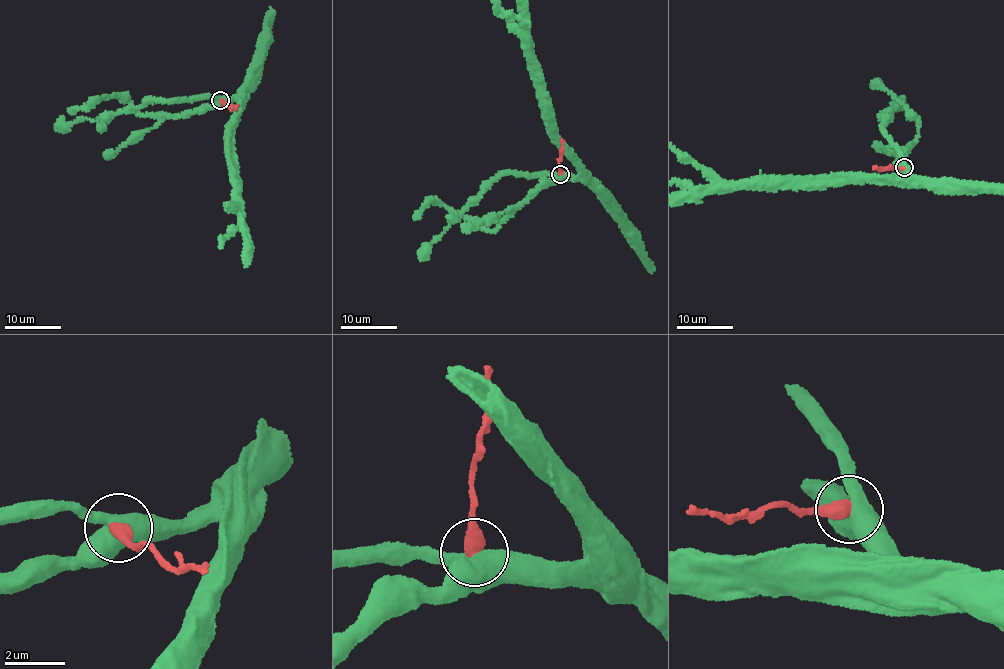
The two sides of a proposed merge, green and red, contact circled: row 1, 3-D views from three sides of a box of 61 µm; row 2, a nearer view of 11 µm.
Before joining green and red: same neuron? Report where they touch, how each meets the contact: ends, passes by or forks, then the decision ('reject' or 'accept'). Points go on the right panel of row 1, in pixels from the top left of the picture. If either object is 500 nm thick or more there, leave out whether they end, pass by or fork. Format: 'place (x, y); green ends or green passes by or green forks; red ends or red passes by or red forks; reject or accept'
place (904, 167); reject

